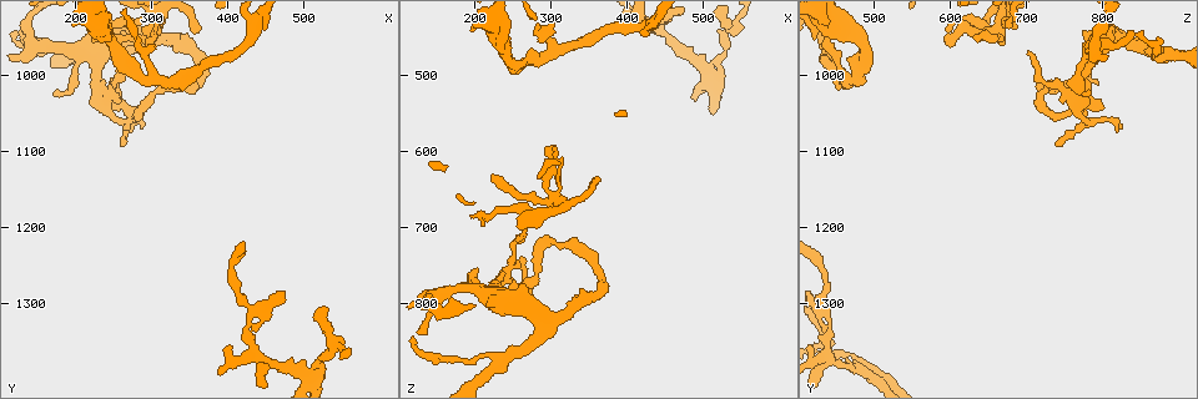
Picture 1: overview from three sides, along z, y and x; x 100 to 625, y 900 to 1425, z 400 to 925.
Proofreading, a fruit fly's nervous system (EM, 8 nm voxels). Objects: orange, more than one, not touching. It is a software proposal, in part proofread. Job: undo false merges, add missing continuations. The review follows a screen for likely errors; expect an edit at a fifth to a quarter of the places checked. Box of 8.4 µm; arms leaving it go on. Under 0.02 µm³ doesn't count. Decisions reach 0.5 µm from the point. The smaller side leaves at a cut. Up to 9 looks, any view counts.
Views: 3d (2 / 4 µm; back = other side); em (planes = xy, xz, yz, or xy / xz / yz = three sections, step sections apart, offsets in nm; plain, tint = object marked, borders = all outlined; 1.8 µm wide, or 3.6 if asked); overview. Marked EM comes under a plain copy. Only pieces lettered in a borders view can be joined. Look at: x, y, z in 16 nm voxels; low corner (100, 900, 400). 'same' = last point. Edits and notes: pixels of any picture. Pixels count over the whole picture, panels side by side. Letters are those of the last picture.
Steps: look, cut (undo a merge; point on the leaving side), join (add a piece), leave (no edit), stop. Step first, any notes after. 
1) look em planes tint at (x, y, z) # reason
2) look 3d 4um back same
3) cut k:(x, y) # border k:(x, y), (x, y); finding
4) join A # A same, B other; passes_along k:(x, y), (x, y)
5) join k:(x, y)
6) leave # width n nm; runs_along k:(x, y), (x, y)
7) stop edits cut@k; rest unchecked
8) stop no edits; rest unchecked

look em planes tint at (430, 1345, 435) # four or more arms meet

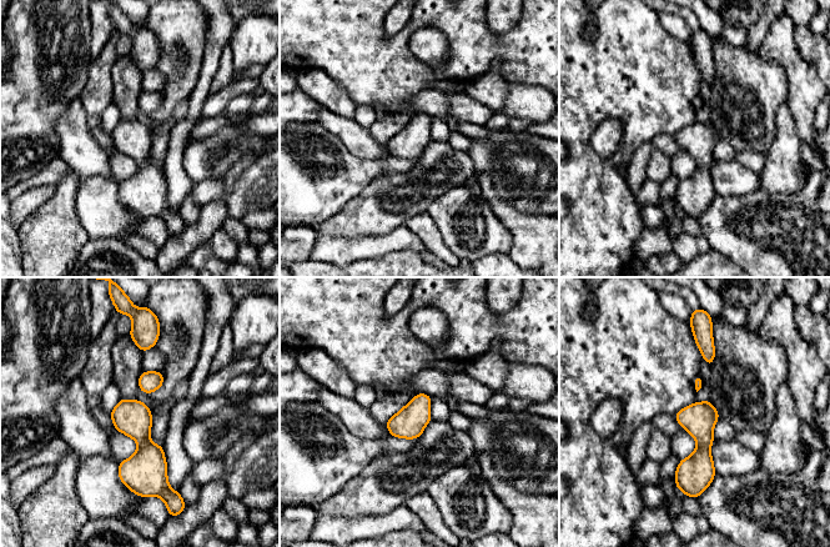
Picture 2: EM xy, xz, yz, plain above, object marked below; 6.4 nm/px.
look em planes borders same

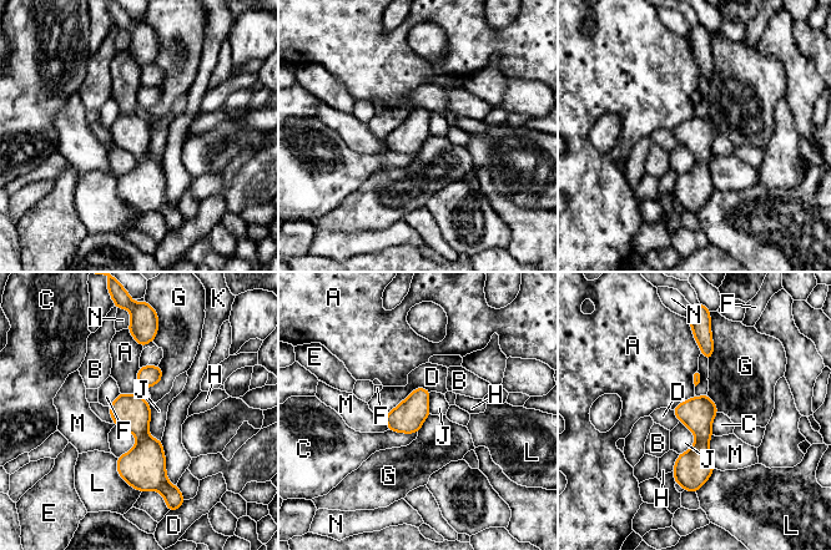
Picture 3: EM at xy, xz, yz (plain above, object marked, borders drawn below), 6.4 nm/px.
leave # A other, B other, C other, D other, E other, F other, G other, H other, J other, K other, L other, M other, N other; border 3:(711, 326), (713, 354), (709, 361); one cell here

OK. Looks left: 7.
look em planes borders at (285, 1055, 730) # touches itself

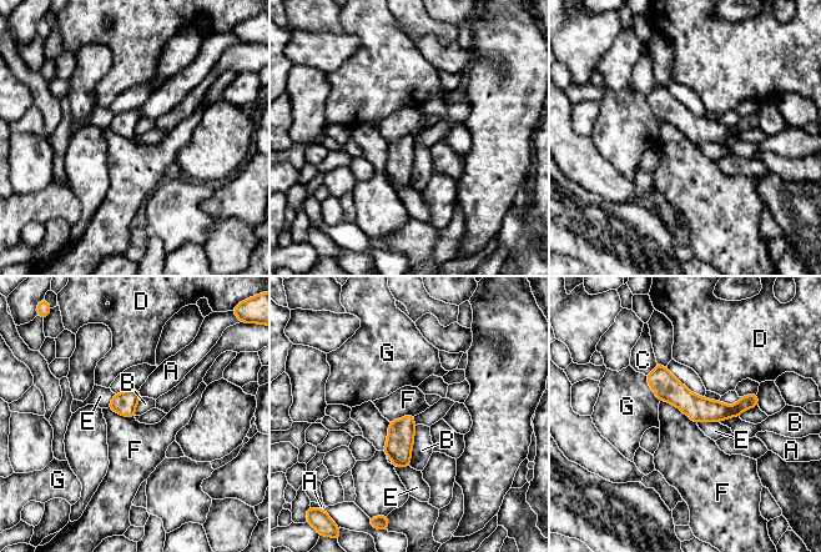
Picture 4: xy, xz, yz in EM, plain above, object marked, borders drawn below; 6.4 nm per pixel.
leave # A other, B other, C other, D other, E other, F other, G other; runs_along 4:(650, 376), (706, 411), (755, 399); all the same cell

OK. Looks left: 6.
look em xz step 8 tint at (130, 940, 800) # sharp bend

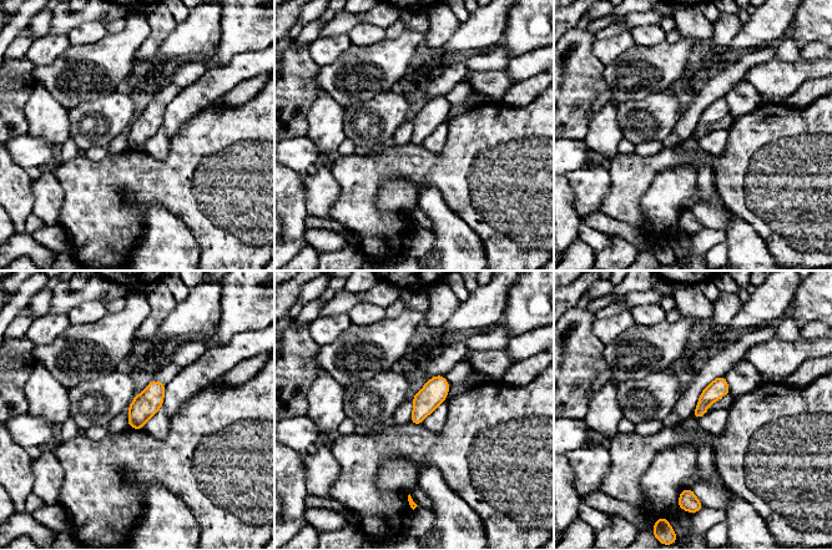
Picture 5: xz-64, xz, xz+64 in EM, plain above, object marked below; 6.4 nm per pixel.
look em planes borders same # cut it another way

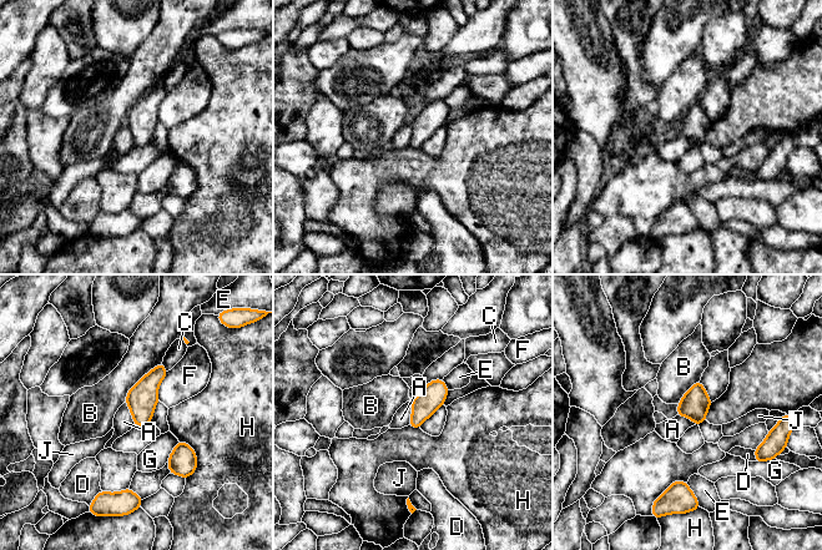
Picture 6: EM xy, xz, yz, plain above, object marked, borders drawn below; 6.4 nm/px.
leave # A other, B other, C other, D other, E other, F other, G other, H other, J other; border 6:(412, 399), (412, 415), (408, 424); all the same cell

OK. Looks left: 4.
look em yz step 4 tint at (220, 955, 635) # branch stops here

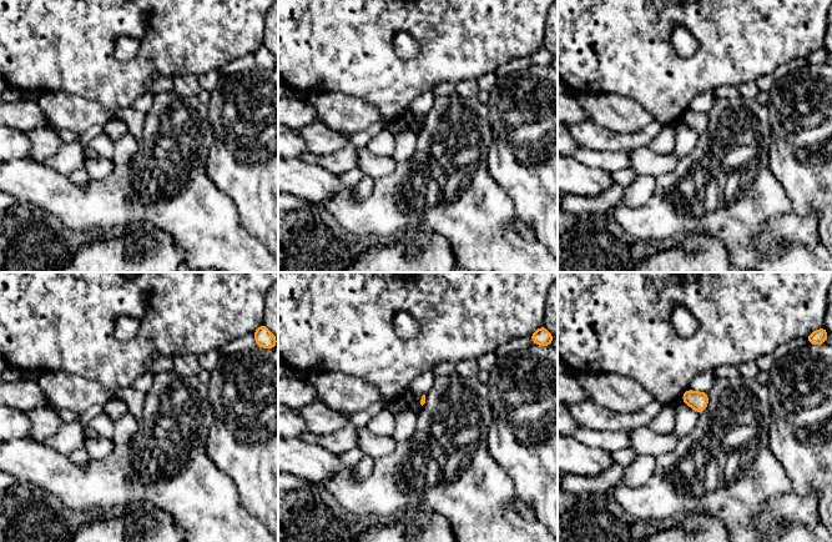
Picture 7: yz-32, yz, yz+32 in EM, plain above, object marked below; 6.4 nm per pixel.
look em xz step 4 borders same # another direction

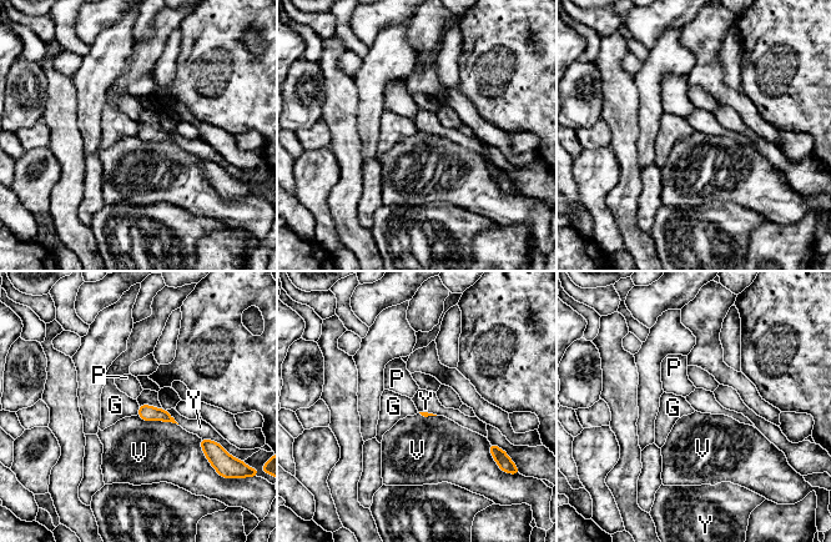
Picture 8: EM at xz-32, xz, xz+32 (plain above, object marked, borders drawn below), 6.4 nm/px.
leave # G other, P other, V other, Y other; no lettered piece goes on from it

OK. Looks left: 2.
stop no edits; rest unchecked

